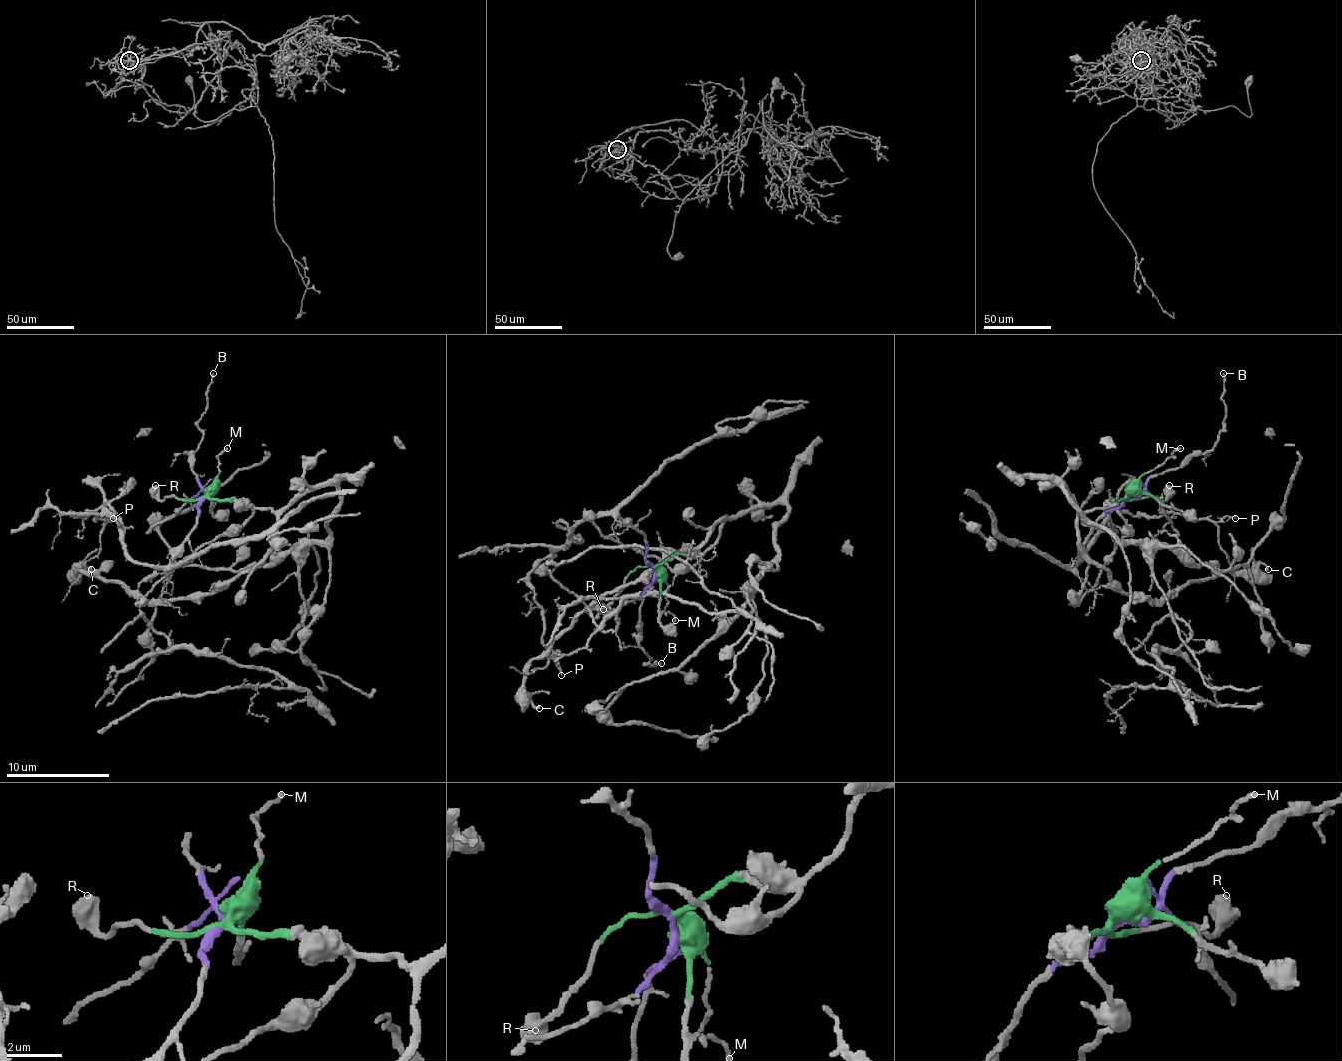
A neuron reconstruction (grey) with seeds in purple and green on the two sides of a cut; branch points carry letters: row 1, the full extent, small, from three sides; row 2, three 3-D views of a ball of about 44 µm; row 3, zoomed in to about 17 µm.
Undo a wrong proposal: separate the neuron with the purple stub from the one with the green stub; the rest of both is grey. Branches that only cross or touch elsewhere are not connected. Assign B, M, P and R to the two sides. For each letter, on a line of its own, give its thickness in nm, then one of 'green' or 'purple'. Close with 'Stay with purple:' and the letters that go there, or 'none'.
B: 140 nm | purple
M: 140 nm | green
P: 150 nm | purple
R: 650 nm | green
Stay with purple: B, P

